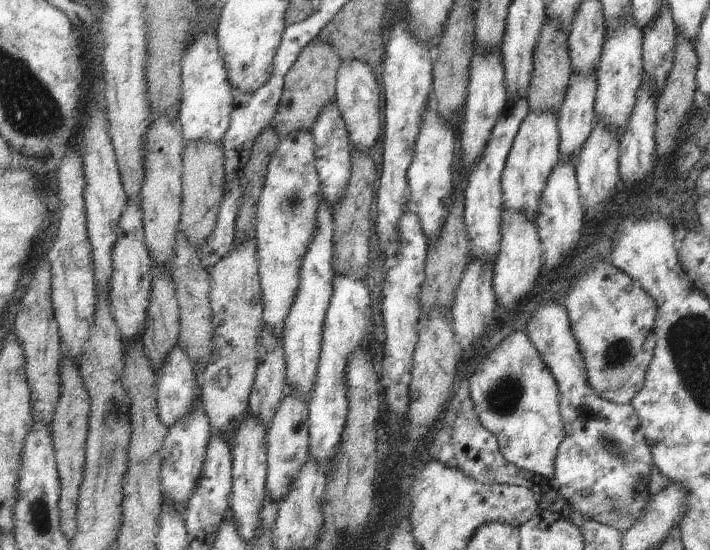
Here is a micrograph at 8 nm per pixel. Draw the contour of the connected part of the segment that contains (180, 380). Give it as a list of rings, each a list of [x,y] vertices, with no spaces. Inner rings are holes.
[[[177,346],[166,362],[157,368],[157,378],[160,416],[170,429],[189,415],[202,398],[194,361]]]

